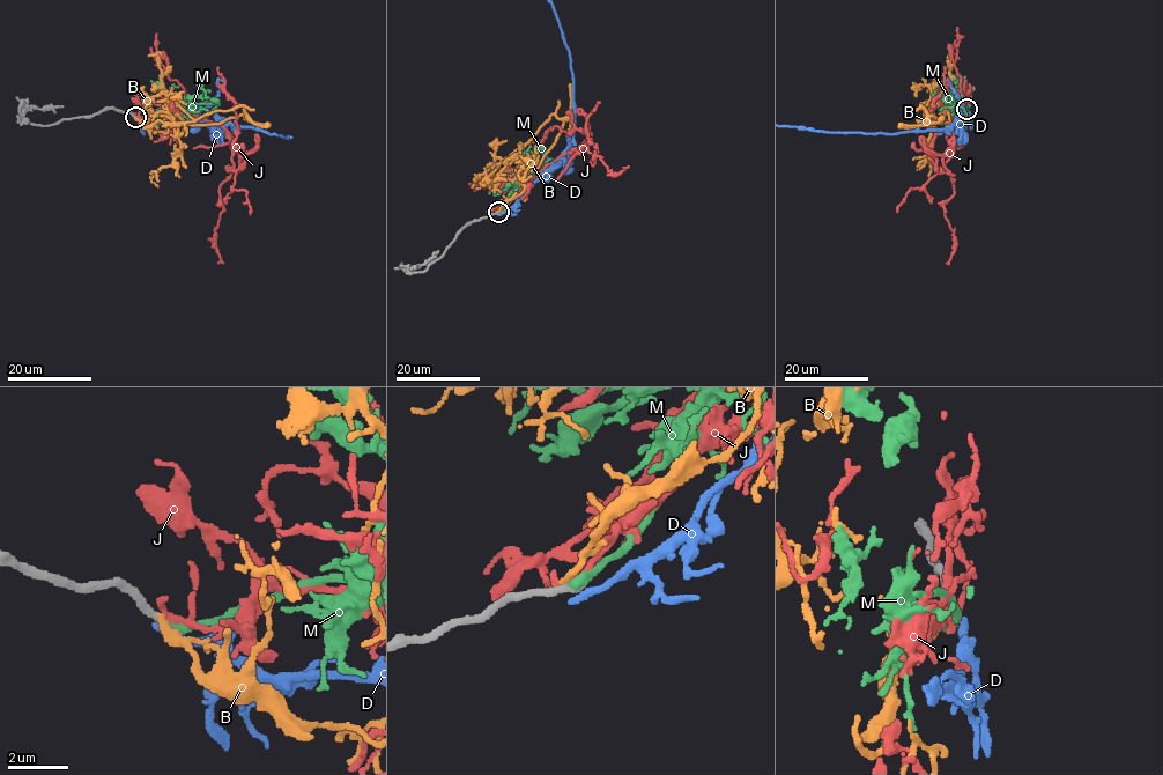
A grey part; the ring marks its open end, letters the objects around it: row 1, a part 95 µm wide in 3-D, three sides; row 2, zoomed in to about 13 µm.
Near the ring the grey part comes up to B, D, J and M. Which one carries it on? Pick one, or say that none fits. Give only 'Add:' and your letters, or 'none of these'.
Add: M

